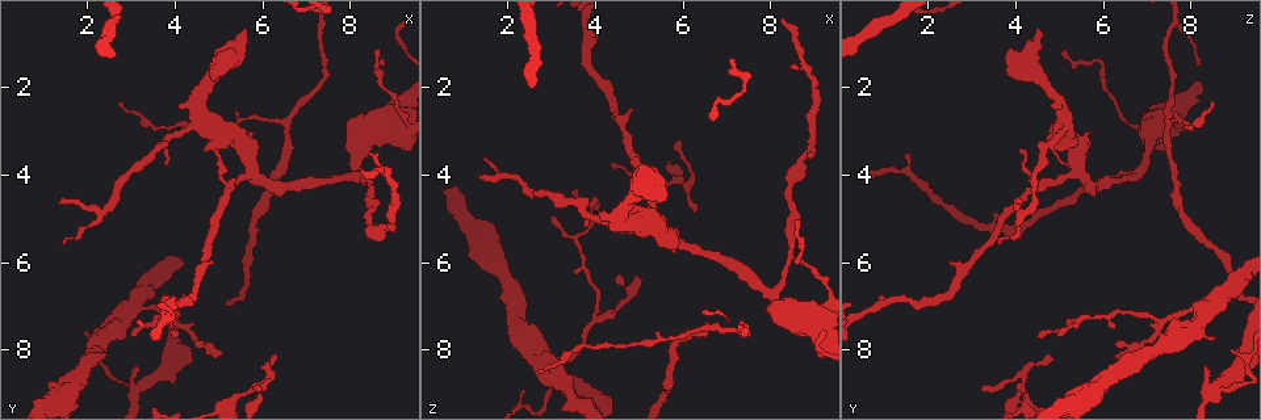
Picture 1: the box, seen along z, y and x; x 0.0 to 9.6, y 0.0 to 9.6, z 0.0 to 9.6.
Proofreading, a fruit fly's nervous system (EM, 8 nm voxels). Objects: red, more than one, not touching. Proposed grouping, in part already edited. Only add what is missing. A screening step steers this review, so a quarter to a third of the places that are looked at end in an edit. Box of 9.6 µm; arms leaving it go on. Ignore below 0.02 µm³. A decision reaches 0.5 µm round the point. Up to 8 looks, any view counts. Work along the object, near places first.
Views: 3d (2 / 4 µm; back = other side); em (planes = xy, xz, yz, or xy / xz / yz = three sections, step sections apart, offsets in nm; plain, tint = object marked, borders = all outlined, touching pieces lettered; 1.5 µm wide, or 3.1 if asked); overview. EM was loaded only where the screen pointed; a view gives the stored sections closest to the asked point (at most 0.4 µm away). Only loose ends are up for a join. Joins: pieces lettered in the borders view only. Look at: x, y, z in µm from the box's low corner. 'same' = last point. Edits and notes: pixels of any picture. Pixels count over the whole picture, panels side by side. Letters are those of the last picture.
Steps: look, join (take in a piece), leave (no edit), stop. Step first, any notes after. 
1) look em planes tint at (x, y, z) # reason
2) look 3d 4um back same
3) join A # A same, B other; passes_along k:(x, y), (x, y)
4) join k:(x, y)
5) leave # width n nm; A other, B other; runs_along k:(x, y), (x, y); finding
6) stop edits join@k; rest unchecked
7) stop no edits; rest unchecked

look 3d 4um at (5.55, 0.65, 4.60) # thick end

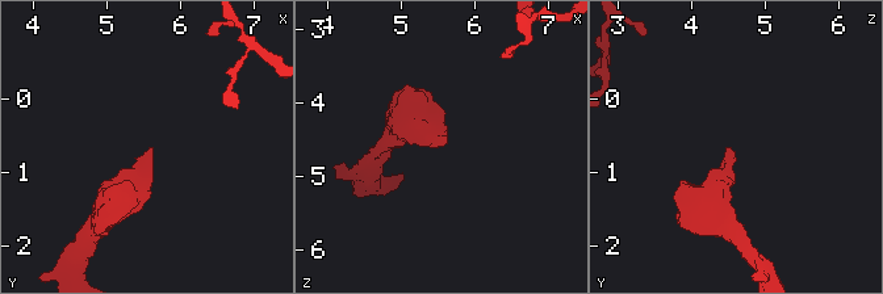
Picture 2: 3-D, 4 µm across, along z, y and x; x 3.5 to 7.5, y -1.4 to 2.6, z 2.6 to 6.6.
look em planes borders at (5.60, 0.65, 4.55) # need the tissue

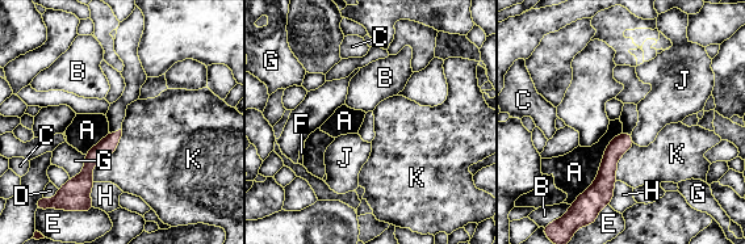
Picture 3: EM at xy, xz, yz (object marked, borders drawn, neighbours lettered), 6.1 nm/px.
leave # A other, B other, C other, D other, E other, F other, G other, H other, J other, K other; runs_along 3:(117, 135), (86, 173), (68, 185); none of them fits

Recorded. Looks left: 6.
look 3d 2um at (8.65, 1.10, 5.05) # branch stops here

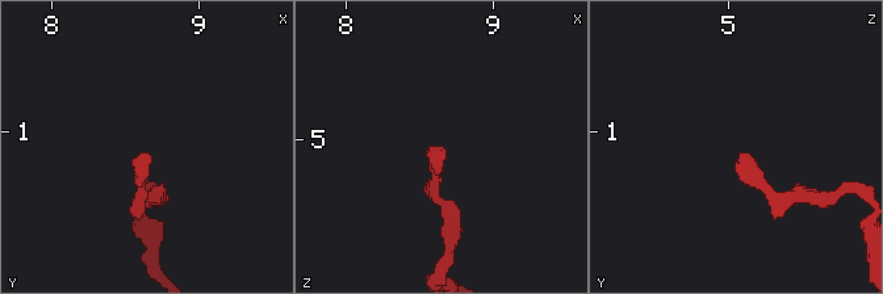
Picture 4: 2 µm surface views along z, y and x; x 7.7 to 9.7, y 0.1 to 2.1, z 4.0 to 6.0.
look em planes borders at (8.66, 1.12, 5.12) # shape alone is not enough

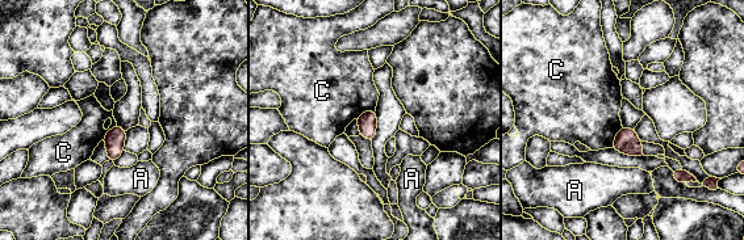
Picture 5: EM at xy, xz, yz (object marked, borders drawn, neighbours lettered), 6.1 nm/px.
leave # A other, C other; border 5:(622, 126), (611, 147); none of them fits

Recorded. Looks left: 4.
look 3d 4um at (1.35, 4.60, 4.05) # free end

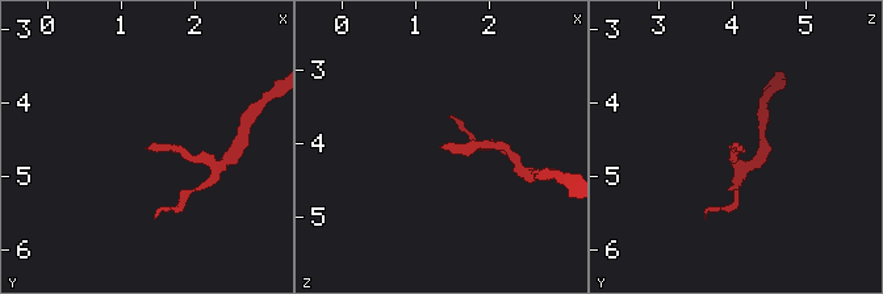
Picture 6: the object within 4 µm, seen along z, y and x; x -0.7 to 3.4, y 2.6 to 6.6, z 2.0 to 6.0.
look em planes borders at (1.35, 4.60, 4.05) # shape alone is not enough

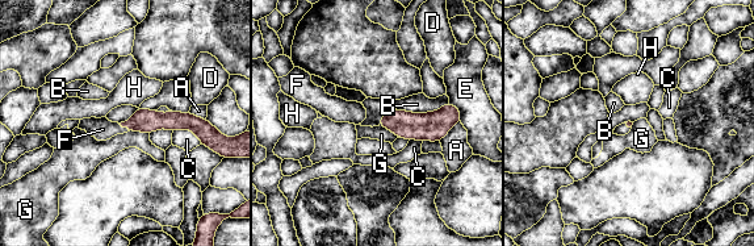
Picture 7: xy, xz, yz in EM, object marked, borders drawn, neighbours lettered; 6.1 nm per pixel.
join F # A other, B other, C other, D other, E other, F same, G other, H other; the neuron continues

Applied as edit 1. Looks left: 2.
stop edits join@7; rest unchecked

